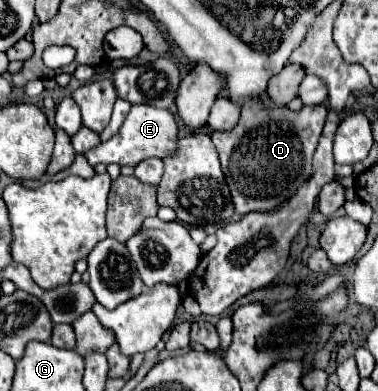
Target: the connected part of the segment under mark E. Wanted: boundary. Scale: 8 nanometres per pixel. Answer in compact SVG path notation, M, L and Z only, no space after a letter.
M131 106L131 112L127 114L121 130L105 144L95 146L93 150L89 150L85 154L85 158L89 160L91 166L97 164L119 164L119 166L135 166L145 158L157 156L157 158L165 158L169 154L175 152L175 142L177 142L177 122L173 118L173 114L169 110L161 110L155 106Z

